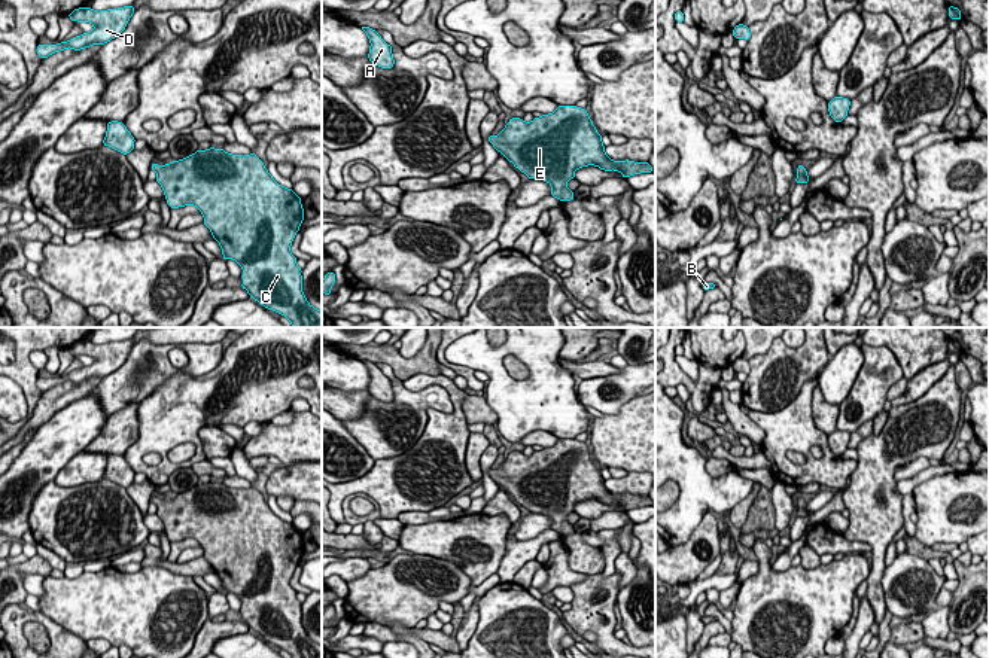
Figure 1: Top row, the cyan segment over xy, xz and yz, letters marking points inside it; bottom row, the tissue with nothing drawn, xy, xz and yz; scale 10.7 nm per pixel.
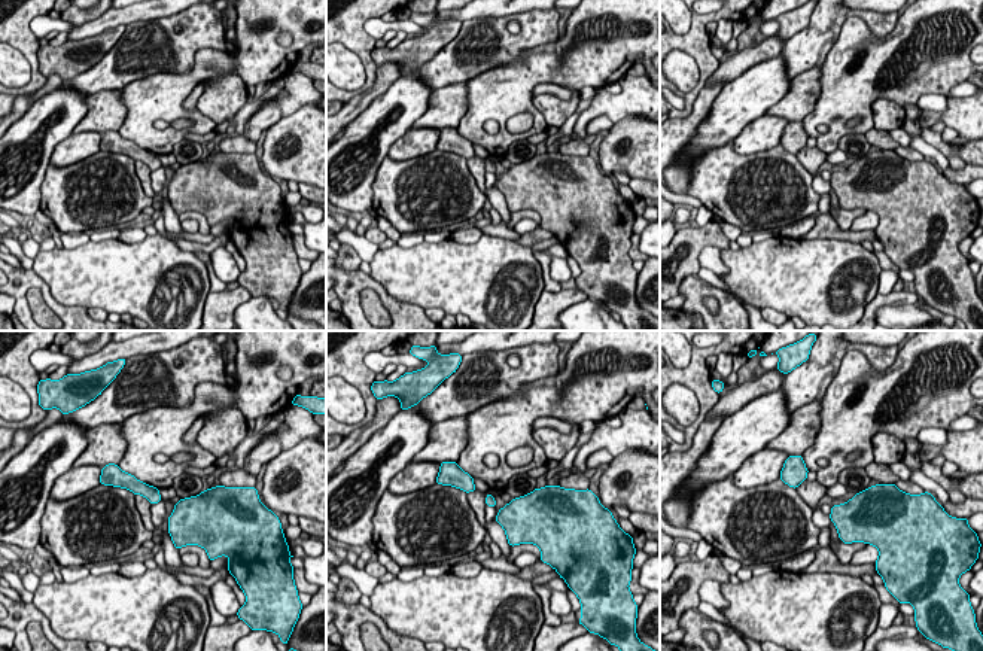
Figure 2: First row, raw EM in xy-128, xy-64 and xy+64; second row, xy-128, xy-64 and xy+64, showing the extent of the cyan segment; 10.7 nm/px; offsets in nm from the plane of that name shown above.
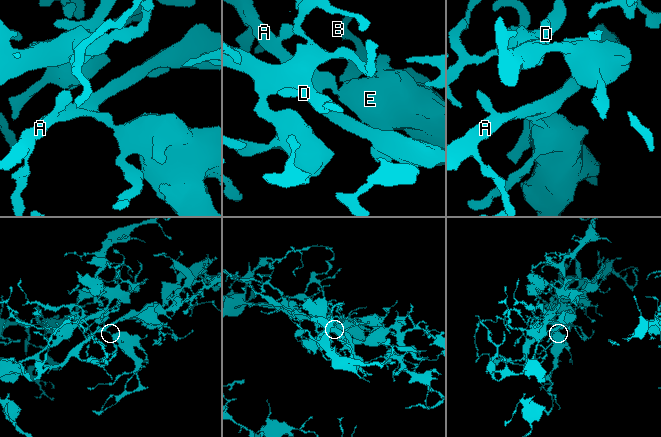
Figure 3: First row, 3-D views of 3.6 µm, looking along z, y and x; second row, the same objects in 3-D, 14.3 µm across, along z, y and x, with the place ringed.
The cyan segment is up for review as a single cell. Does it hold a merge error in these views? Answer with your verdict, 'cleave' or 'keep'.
keep

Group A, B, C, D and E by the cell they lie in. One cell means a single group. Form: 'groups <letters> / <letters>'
groups A B C D E

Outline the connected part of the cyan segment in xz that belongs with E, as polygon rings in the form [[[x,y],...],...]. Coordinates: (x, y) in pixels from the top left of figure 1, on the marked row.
[[[557,106],[553,113],[533,118],[529,124],[514,116],[499,135],[489,135],[487,140],[529,179],[548,182],[553,188],[551,197],[560,201],[575,198],[573,191],[566,183],[575,177],[578,168],[587,165],[596,165],[605,171],[620,171],[624,179],[633,174],[654,171],[649,162],[642,164],[629,159],[618,162],[608,158],[602,135],[594,128],[587,110],[576,106]]]

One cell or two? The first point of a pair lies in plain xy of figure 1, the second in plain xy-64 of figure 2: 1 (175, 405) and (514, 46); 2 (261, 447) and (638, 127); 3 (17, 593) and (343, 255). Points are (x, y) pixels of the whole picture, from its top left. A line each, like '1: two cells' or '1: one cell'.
1: two cells
2: two cells
3: one cell

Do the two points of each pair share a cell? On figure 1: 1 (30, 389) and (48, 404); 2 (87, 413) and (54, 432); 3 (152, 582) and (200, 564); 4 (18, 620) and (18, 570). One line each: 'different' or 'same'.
1: different
2: same
3: different
4: different

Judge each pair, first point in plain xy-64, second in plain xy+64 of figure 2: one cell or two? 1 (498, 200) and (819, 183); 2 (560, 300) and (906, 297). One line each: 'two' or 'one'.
1: one
2: one

